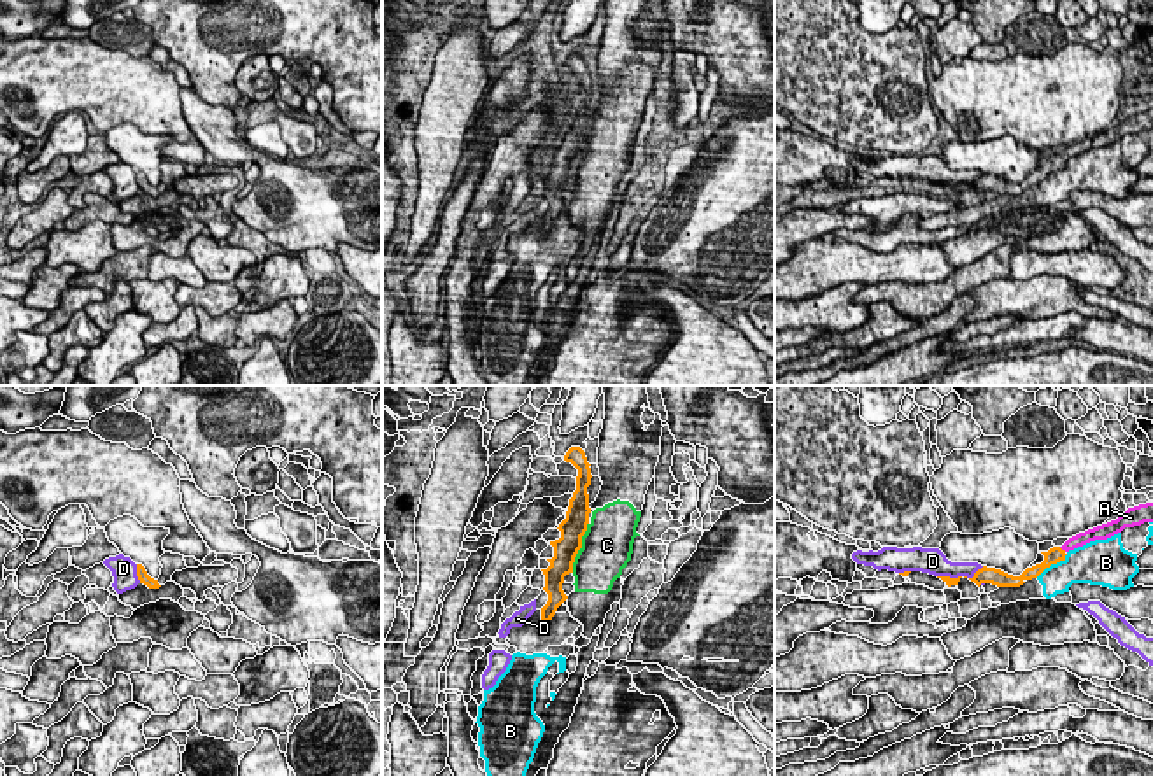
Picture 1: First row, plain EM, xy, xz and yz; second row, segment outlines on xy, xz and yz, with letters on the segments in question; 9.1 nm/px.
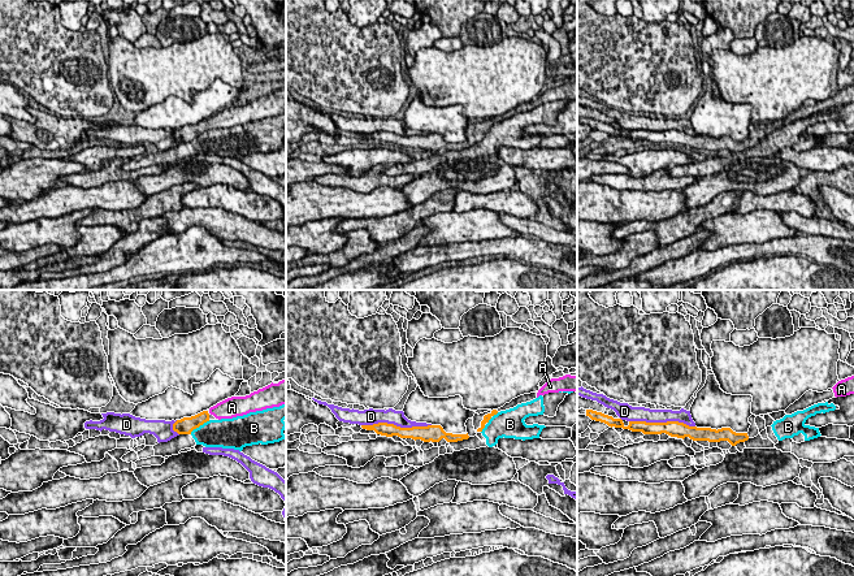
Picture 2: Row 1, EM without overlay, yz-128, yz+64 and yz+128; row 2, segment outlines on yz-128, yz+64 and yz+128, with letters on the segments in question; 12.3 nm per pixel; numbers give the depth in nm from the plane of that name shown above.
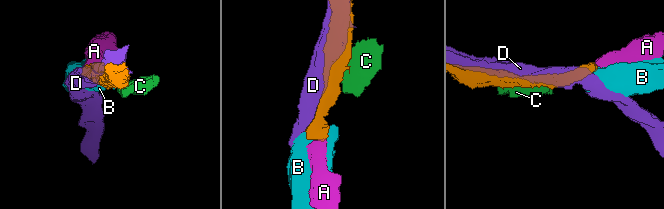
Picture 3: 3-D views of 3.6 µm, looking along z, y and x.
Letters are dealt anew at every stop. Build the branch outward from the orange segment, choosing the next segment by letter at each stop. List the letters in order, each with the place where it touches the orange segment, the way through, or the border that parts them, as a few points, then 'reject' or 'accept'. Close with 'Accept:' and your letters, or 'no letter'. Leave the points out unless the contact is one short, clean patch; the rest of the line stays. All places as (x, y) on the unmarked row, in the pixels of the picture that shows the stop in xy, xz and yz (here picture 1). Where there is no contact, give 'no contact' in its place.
A: contact yz (1061, 156); way yz (1055, 162), (1061, 156), (1082, 146); accept
B: contact yz (1052, 170); border yz (1068, 162), (1036, 184); reject
C: contact xz (580, 155); border xz (587, 130), (572, 179); reject
D: contact yz (975, 183); reject
Accept: A

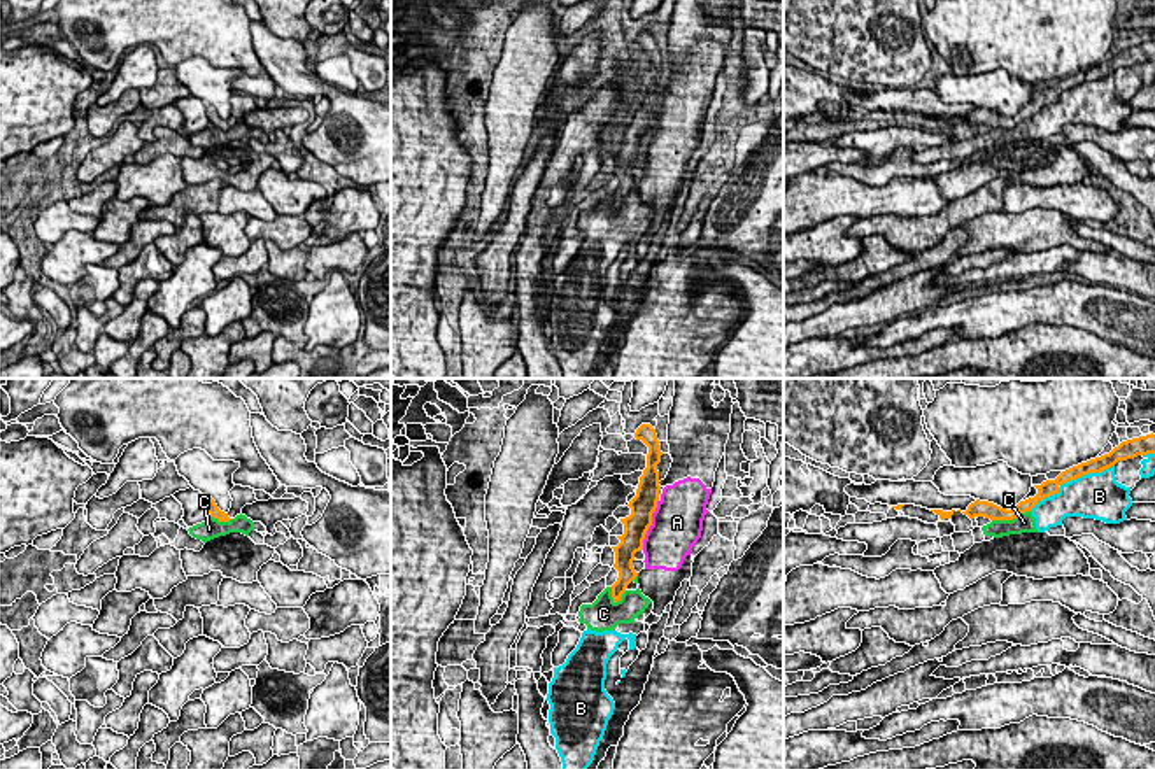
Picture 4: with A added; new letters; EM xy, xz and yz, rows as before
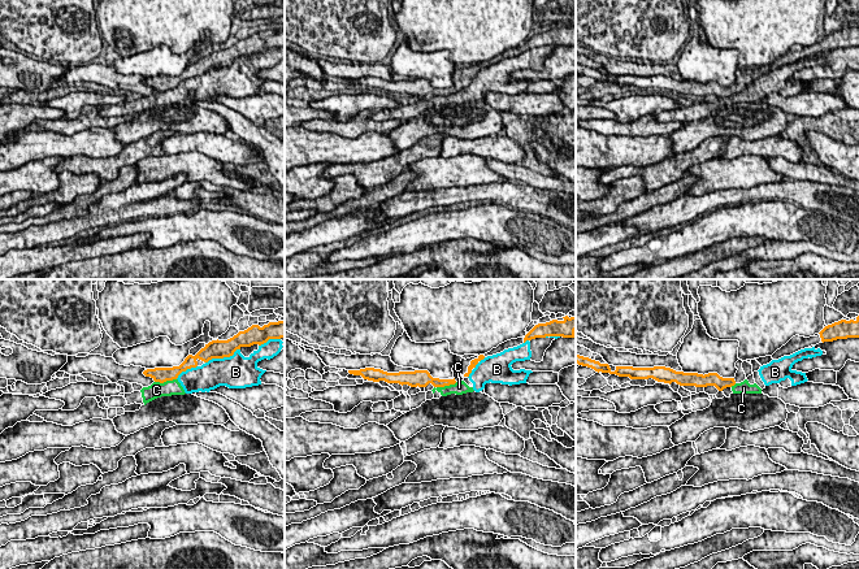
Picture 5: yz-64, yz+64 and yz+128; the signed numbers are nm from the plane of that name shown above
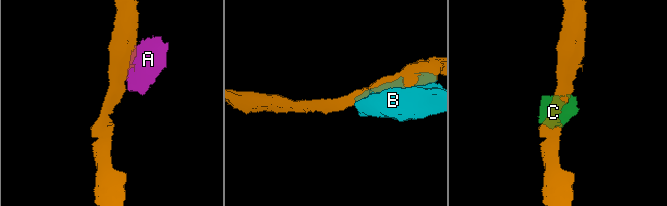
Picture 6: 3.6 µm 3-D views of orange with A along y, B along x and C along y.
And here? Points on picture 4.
A: contact xz (651, 132); border xz (658, 107), (642, 156); reject
B: contact yz (1069, 88); reject
C: contact yz (1010, 126); reject
Accept: no letter

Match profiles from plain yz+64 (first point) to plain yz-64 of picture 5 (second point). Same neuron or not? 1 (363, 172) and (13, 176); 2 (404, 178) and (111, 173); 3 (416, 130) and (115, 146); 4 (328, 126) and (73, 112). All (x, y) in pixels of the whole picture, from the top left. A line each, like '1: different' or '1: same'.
1: different
2: different
3: different
4: different

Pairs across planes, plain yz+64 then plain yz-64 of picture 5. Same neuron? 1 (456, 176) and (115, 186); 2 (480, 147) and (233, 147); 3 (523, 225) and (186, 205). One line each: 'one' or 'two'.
1: two
2: one
3: two

